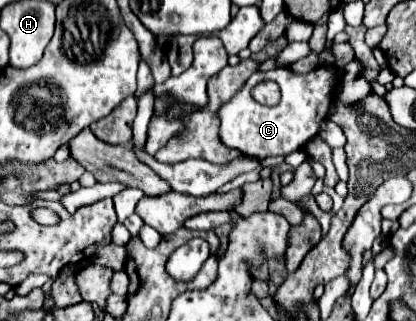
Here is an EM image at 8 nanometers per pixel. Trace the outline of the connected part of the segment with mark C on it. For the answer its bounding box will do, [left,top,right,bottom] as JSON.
[220,67,338,159]

